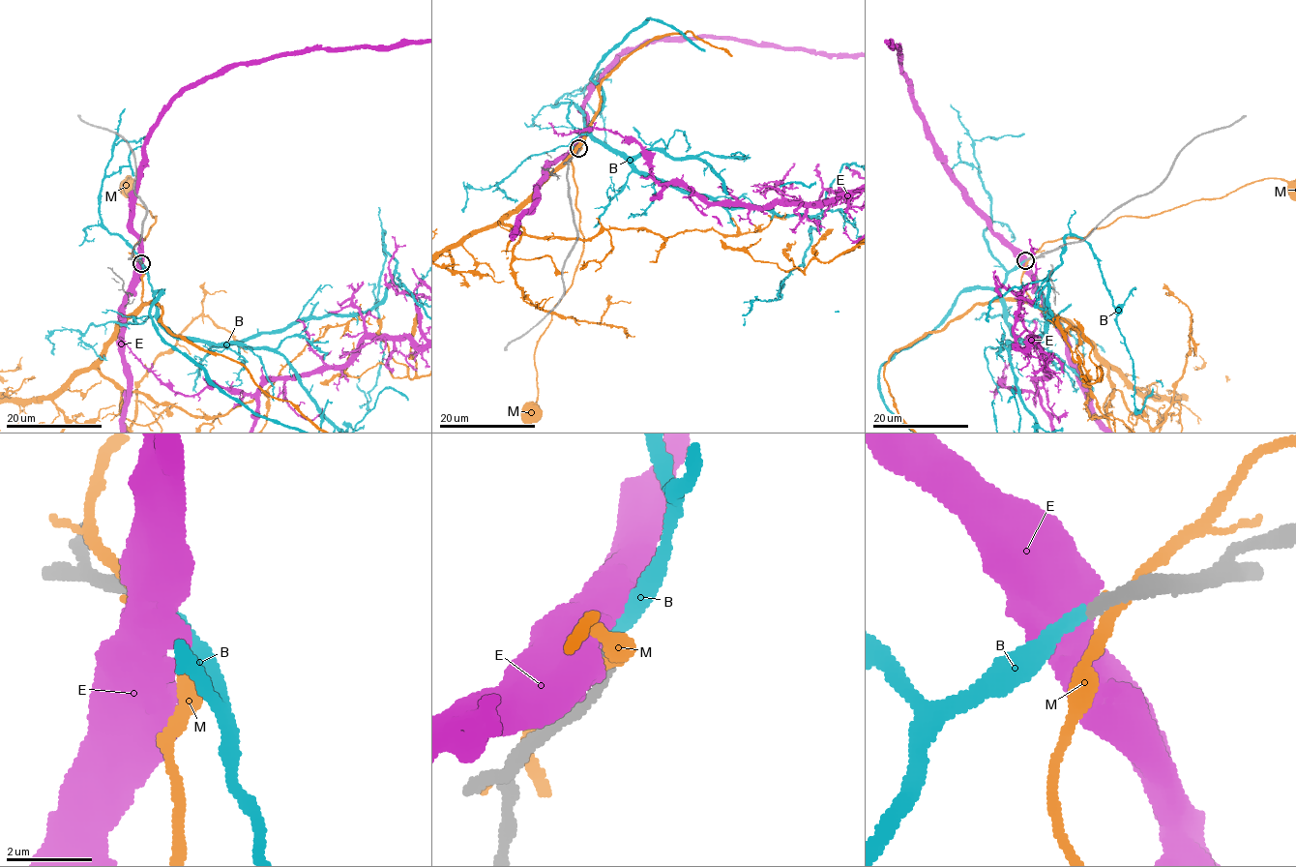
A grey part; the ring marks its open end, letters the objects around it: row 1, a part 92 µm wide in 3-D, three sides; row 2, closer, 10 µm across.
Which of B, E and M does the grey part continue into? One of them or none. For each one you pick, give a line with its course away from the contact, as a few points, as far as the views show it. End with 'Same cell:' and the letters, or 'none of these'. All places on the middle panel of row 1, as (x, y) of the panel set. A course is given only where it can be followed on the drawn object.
Same cell: B

